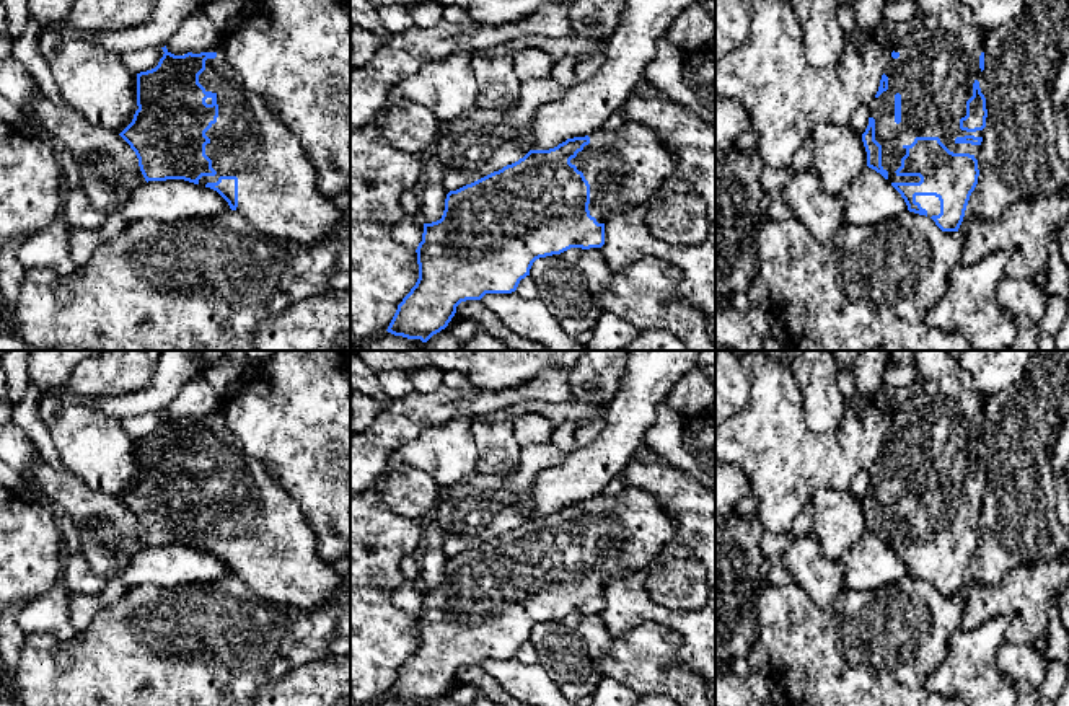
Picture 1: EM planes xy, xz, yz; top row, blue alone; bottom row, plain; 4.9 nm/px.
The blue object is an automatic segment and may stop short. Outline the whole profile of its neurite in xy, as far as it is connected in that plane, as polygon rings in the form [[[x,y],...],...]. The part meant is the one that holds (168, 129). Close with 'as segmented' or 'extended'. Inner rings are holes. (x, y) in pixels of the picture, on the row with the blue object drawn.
[[[222,41],[200,54],[174,55],[166,46],[161,49],[165,54],[158,65],[137,73],[139,109],[119,134],[135,152],[145,181],[184,179],[210,188],[254,228],[282,241],[313,245],[334,236],[344,223],[345,212],[321,194],[318,174],[300,142],[266,101],[243,83],[240,72],[227,62]]]; extended

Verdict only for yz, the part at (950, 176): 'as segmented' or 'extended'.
extended

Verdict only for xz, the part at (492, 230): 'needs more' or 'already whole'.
needs more

